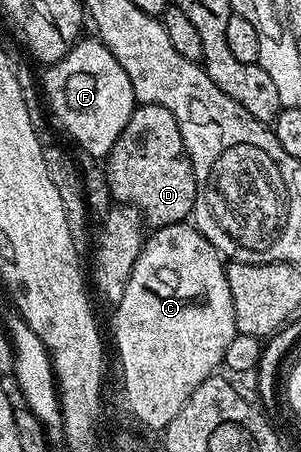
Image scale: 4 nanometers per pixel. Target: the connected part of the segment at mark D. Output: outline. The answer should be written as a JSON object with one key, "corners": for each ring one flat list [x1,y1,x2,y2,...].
{"corners":[[148,103,136,106,129,125,121,129,113,149,106,155,106,163,107,187,114,202,134,207,152,228,182,223,194,212,197,185,193,165,185,141,181,141,181,129,177,129,169,109]]}

